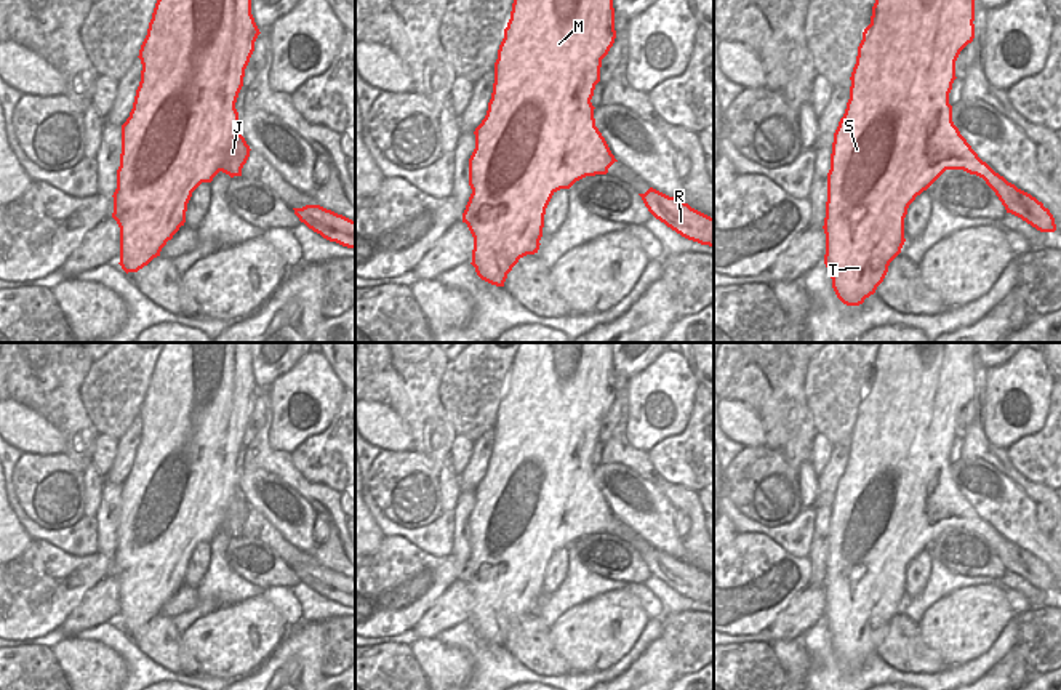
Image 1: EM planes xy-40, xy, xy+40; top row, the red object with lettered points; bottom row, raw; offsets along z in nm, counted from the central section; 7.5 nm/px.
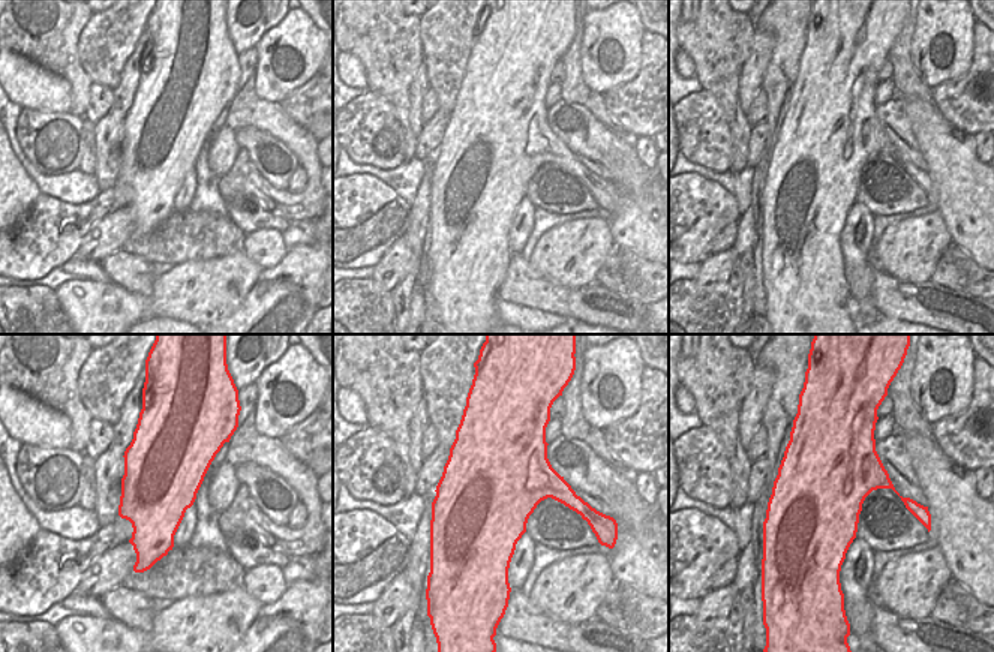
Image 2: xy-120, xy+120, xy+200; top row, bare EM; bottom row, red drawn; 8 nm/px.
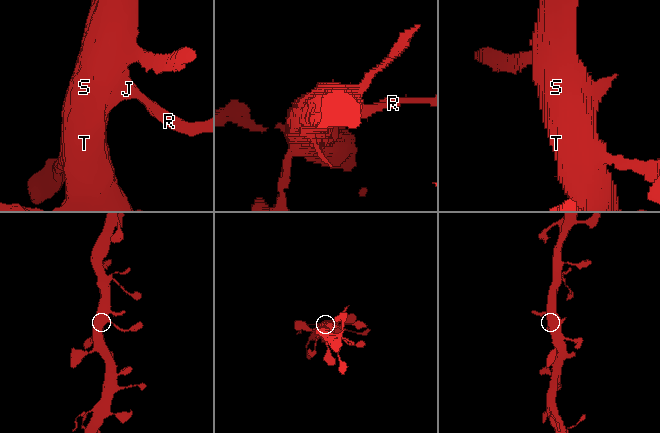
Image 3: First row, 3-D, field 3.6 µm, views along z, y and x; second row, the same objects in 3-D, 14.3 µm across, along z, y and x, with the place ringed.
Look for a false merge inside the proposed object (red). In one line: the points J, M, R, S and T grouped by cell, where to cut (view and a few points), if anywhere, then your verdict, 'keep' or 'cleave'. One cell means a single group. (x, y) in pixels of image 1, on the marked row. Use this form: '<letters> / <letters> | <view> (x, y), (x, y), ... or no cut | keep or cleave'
J M R S T | no cut | keep

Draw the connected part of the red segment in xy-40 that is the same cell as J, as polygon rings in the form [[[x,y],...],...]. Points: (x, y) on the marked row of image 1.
[[[157,0],[138,56],[141,82],[130,117],[122,125],[120,166],[112,195],[112,218],[120,227],[118,264],[126,274],[160,256],[166,242],[184,226],[187,203],[202,183],[211,183],[219,171],[230,178],[242,176],[251,149],[238,131],[235,102],[259,34],[251,0]]]

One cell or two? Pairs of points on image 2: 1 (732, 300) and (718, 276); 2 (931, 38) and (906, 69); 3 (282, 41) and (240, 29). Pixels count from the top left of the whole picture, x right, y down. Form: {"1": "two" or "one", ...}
{"1": "two", "2": "two", "3": "two"}

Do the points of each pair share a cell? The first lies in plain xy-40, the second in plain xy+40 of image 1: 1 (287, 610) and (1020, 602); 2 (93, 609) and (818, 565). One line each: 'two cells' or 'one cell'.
1: one cell
2: two cells

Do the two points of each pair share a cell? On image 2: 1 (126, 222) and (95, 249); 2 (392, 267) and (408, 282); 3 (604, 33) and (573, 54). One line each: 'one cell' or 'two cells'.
1: one cell
2: two cells
3: two cells

